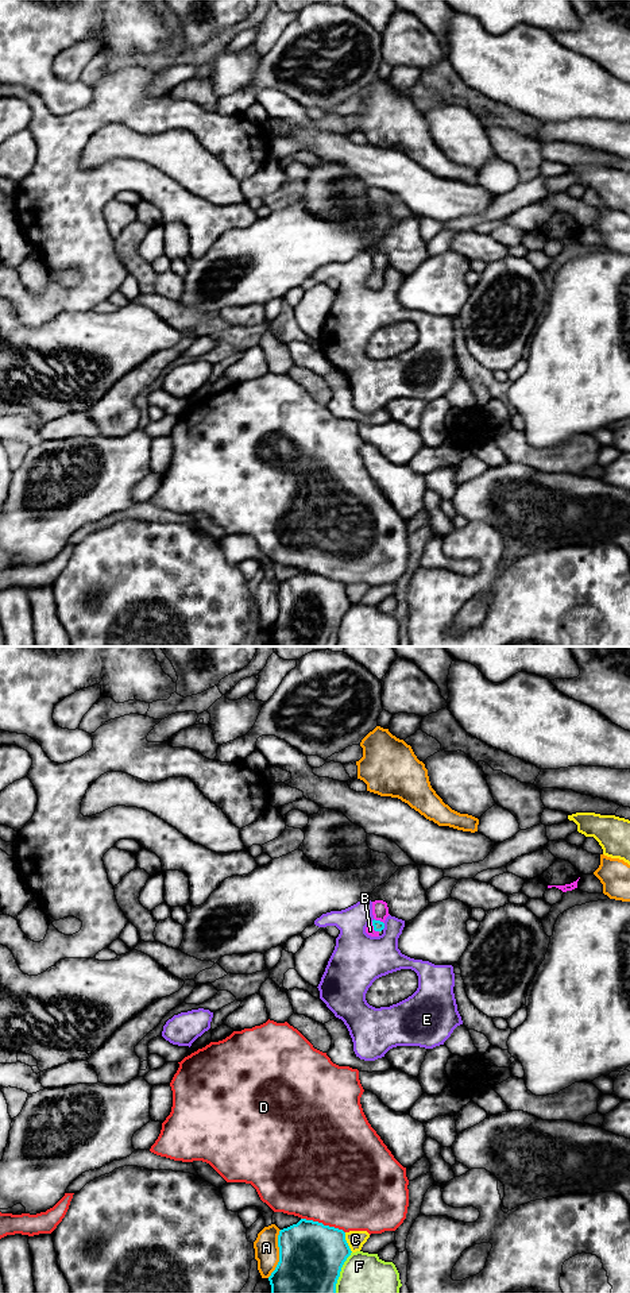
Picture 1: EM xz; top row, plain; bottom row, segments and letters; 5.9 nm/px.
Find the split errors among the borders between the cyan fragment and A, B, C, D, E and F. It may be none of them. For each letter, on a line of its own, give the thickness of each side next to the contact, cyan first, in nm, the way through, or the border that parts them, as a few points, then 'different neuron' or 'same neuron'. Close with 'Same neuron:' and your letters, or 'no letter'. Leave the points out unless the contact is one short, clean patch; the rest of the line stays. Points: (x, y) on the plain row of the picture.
A: calibres 380 and 140 nm; different neuron
B: calibres 60 and 50 nm; way xz (378, 278), (374, 280), (370, 282); same neuron
C: calibres 380 and 110 nm; different neuron
D: calibres 380 and 500 nm; different neuron
E: calibres 60 and 300 nm; different neuron
F: calibres 380 and 380 nm; different neuron
Same neuron: B

